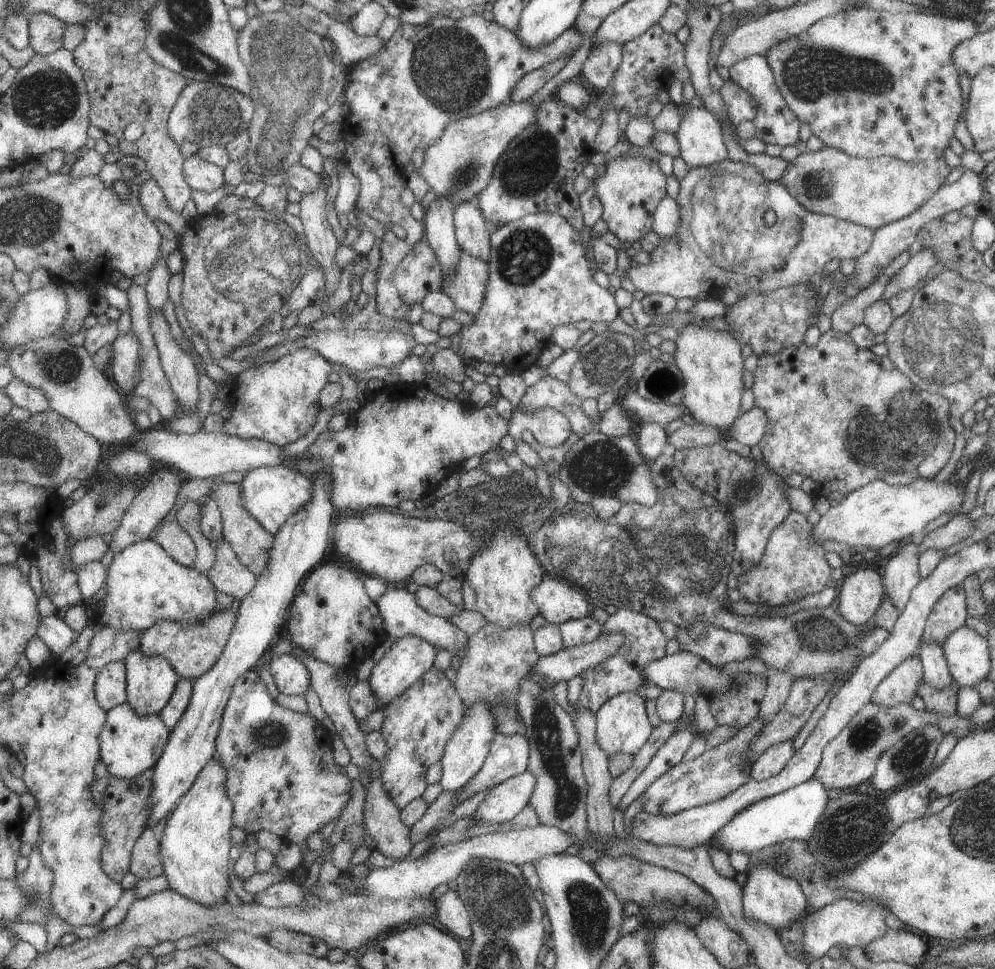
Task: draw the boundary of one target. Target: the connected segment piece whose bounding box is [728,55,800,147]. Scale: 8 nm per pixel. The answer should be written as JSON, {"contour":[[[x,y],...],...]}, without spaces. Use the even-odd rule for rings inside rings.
{"contour":[[[751,55],[738,60],[728,68],[728,72],[729,79],[744,88],[755,99],[756,115],[752,118],[754,136],[763,140],[765,144],[778,144],[781,147],[791,146],[791,144],[800,146],[797,142],[800,120],[789,106],[785,106],[784,98],[775,84],[765,55]]]}

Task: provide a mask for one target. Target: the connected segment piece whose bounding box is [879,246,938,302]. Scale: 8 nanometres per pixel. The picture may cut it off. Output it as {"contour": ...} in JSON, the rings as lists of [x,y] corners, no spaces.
{"contour":[[[925,246],[919,249],[903,267],[889,278],[879,299],[887,302],[888,298],[896,292],[914,287],[918,280],[930,273],[930,268],[937,262],[938,258],[931,247]]]}

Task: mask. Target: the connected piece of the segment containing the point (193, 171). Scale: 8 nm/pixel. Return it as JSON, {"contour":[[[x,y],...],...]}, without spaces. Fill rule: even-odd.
{"contour":[[[192,153],[183,165],[186,182],[191,189],[208,193],[225,184],[223,170],[215,163],[204,161],[197,153]]]}

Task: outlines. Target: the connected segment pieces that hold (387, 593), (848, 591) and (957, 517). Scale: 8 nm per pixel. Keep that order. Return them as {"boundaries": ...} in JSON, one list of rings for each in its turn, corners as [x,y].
{"boundaries":[[[[387,587],[384,592],[375,599],[379,610],[382,612],[384,623],[386,624],[387,636],[399,638],[405,635],[419,637],[425,642],[432,644],[437,650],[445,649],[455,652],[460,658],[466,651],[468,636],[459,630],[451,621],[427,614],[422,608],[417,606],[413,593],[409,593],[405,588]]],[[[870,569],[857,570],[843,579],[837,610],[848,623],[859,627],[871,621],[884,596],[881,575]]],[[[953,514],[943,525],[926,534],[920,542],[917,542],[918,554],[927,549],[949,548],[963,540],[973,530],[973,521],[966,514]]]]}

